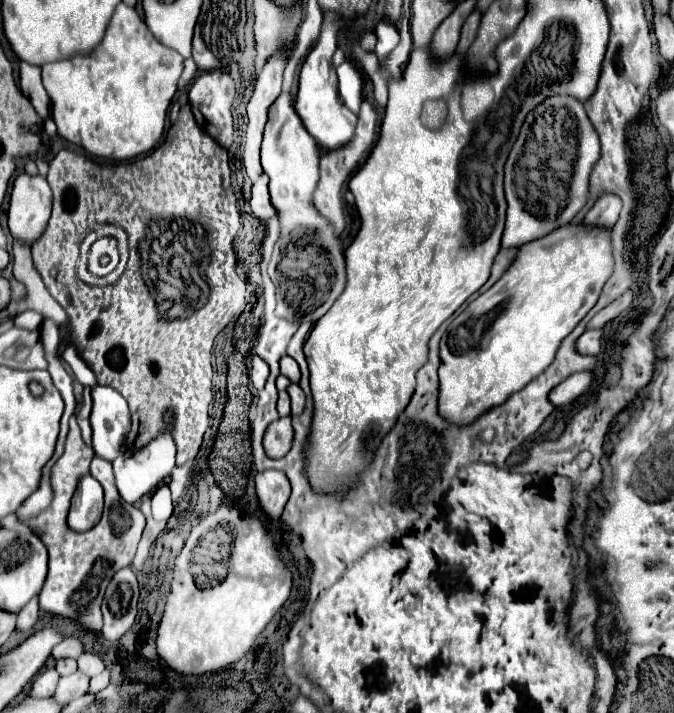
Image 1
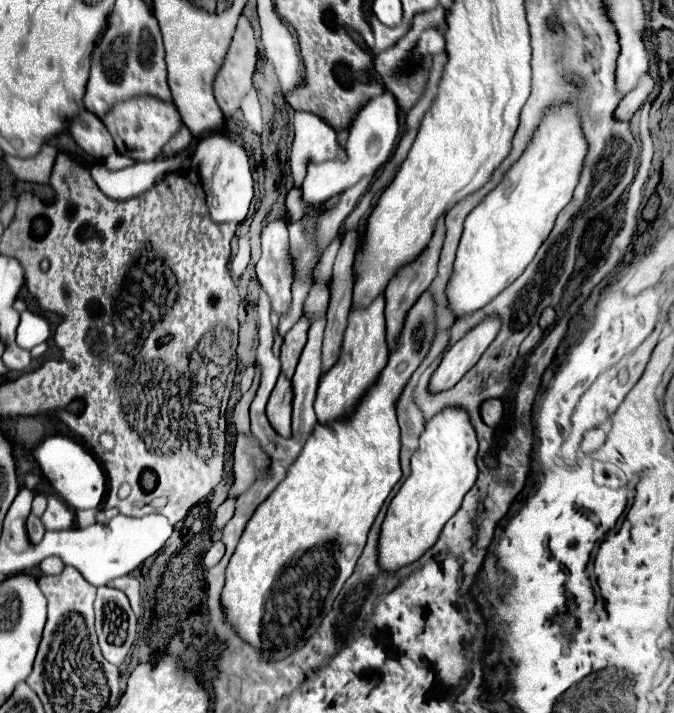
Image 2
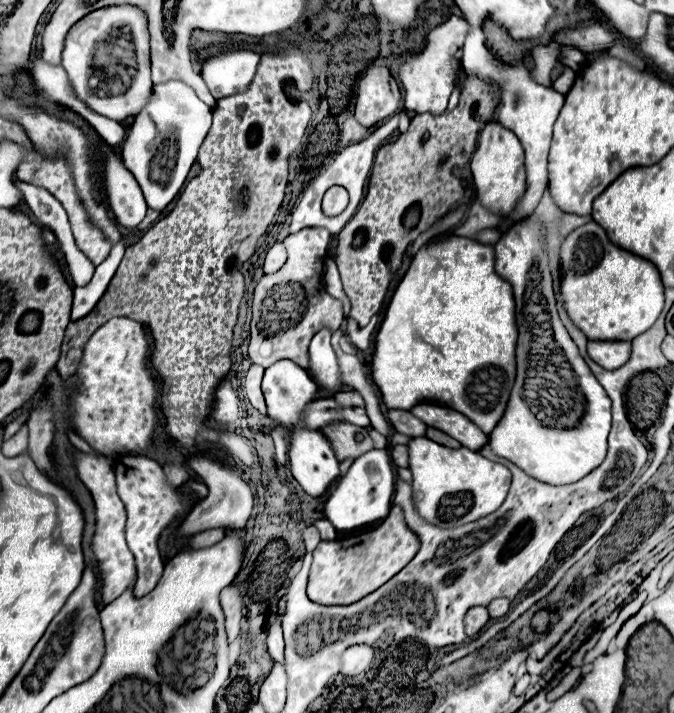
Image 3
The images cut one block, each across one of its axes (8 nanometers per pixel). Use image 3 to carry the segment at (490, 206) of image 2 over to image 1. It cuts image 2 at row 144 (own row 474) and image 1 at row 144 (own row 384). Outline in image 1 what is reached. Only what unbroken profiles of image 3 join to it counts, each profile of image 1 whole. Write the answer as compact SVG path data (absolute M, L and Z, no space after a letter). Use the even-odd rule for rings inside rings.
M566 94L548 96L542 104L538 104L524 120L520 134L510 150L510 156L504 166L504 190L506 190L506 228L502 236L502 248L516 248L528 242L534 242L562 224L568 224L574 218L574 212L568 210L582 210L588 200L588 178L594 164L600 158L600 138L590 124L584 104ZM574 176L580 176L576 180ZM572 184L578 186L576 196L572 196Z

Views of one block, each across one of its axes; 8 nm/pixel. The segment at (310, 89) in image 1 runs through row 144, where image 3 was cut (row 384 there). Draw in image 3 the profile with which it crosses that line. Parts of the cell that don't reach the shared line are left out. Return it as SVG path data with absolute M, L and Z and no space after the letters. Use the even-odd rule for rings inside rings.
M322 328L314 338L312 338L312 344L310 344L310 374L312 378L316 380L316 384L330 392L330 394L336 394L342 390L342 378L340 378L340 370L338 370L338 364L336 364L336 354L332 350L332 344L330 344L330 336L332 336L332 330L330 328Z

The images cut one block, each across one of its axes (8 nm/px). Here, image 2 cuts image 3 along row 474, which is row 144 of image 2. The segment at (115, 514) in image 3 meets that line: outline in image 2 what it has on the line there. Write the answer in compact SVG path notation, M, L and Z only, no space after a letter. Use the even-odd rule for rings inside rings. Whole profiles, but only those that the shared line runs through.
M80 112L78 118L74 118L70 122L68 128L70 128L70 134L74 136L76 144L90 156L104 160L116 152L110 132L102 124L102 120L98 116L94 116L92 112Z

